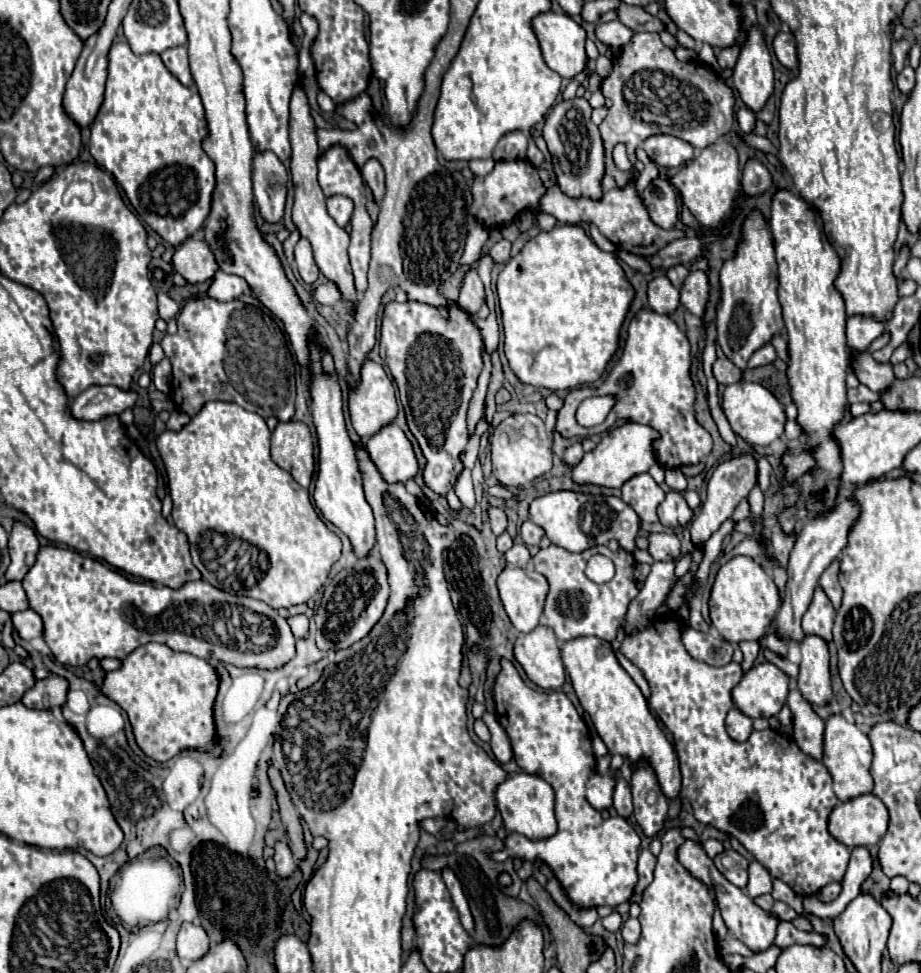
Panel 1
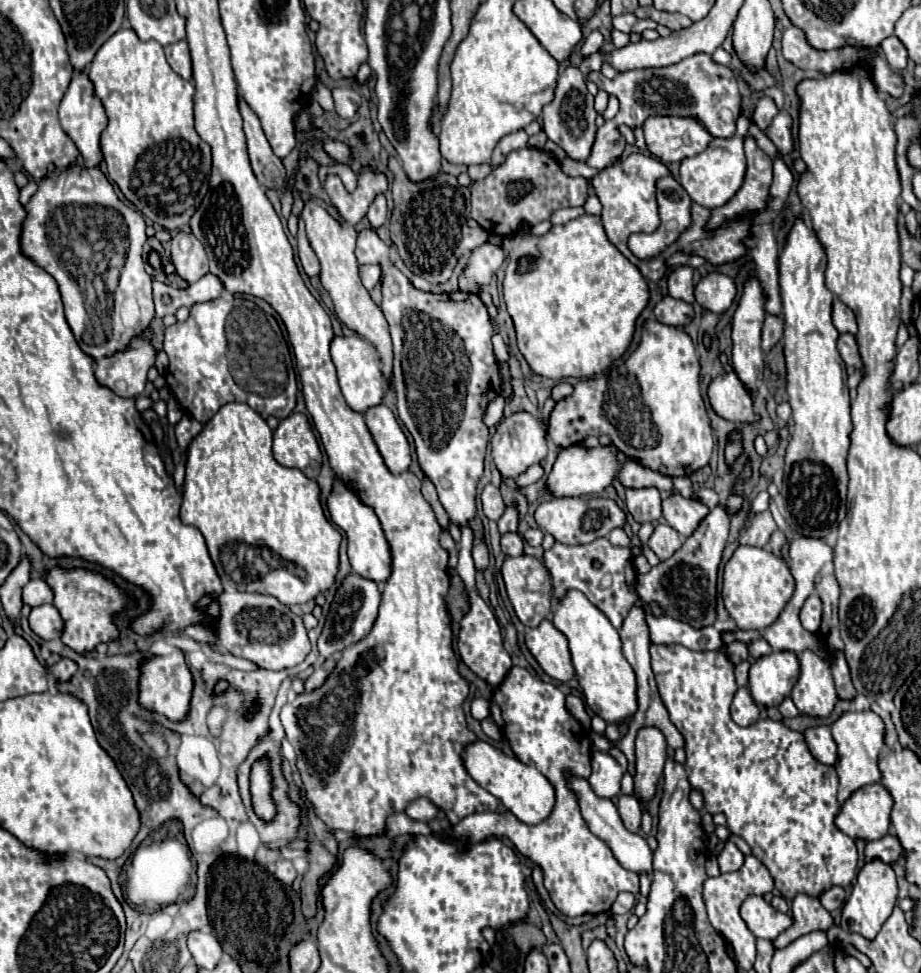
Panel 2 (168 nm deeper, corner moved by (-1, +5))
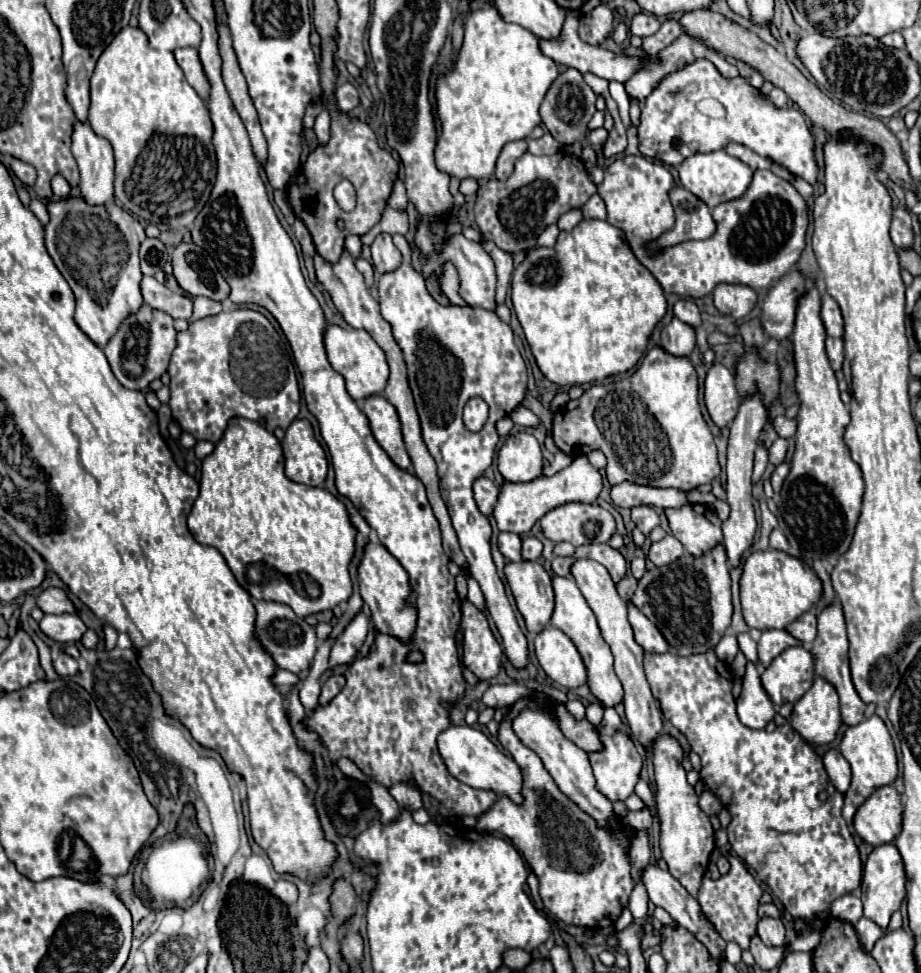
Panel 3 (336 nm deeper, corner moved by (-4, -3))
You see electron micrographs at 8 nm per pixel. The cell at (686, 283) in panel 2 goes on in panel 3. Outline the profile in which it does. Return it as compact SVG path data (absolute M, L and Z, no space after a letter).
M680 299L674 305L674 317L680 319L682 323L690 325L690 327L698 327L702 323L700 311L698 311L698 307L696 307L696 303L692 299Z

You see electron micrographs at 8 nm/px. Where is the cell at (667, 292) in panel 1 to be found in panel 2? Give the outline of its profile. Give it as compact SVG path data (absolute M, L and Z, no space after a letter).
M663 297L655 309L653 309L655 317L665 323L665 325L675 325L675 327L683 327L693 319L693 307L681 299L673 299L673 297Z

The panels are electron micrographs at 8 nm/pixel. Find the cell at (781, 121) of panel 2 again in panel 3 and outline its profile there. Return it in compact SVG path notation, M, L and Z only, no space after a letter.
M694 59L692 63L684 65L682 69L666 75L654 91L644 99L640 125L638 125L638 141L640 153L644 157L662 161L666 165L678 167L686 157L694 153L710 153L724 149L730 141L742 143L754 149L758 155L772 159L774 163L788 169L792 175L808 181L810 185L818 183L818 163L814 153L814 137L804 121L804 115L794 107L776 107L766 95L754 89L744 77L724 77L708 59Z

